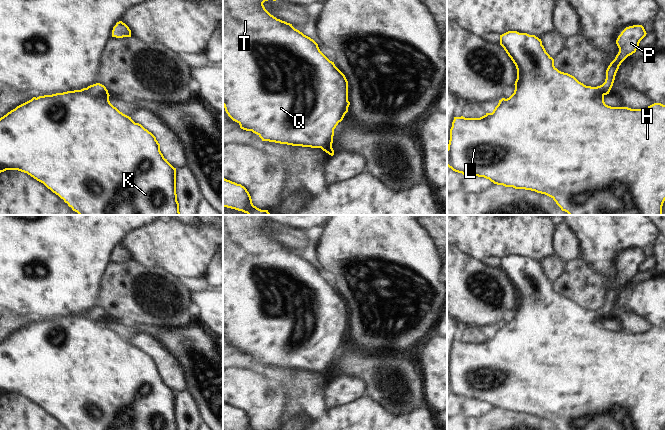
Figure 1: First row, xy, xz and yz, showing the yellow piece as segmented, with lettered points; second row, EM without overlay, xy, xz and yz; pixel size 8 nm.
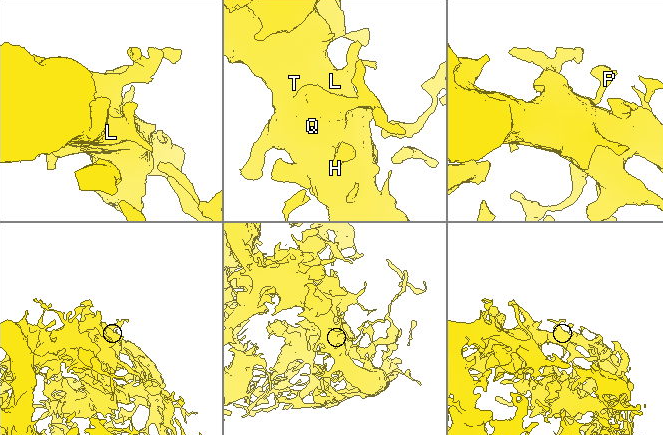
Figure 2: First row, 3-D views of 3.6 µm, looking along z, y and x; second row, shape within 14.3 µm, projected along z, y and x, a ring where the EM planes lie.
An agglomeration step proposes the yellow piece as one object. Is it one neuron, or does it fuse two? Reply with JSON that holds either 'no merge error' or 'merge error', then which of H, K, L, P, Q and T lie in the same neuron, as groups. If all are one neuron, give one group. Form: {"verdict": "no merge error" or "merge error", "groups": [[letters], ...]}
{"verdict": "no merge error", "groups": [["H", "K", "L", "P", "Q", "T"]]}

